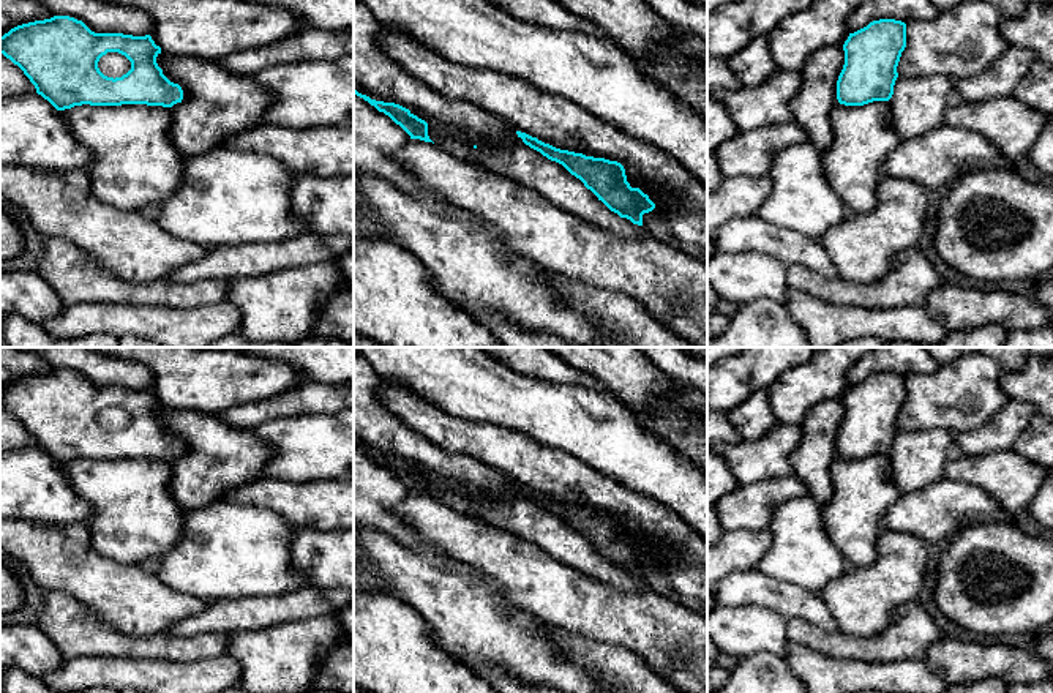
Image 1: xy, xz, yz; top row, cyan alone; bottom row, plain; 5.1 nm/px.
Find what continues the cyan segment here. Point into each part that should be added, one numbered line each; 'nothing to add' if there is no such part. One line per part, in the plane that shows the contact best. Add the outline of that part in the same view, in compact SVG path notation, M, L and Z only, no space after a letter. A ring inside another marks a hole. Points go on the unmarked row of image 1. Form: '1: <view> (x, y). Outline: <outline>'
1: xy (114, 419). Outline: M107 406L99 412L98 421L104 429L115 433L131 423L131 415L118 406Z

